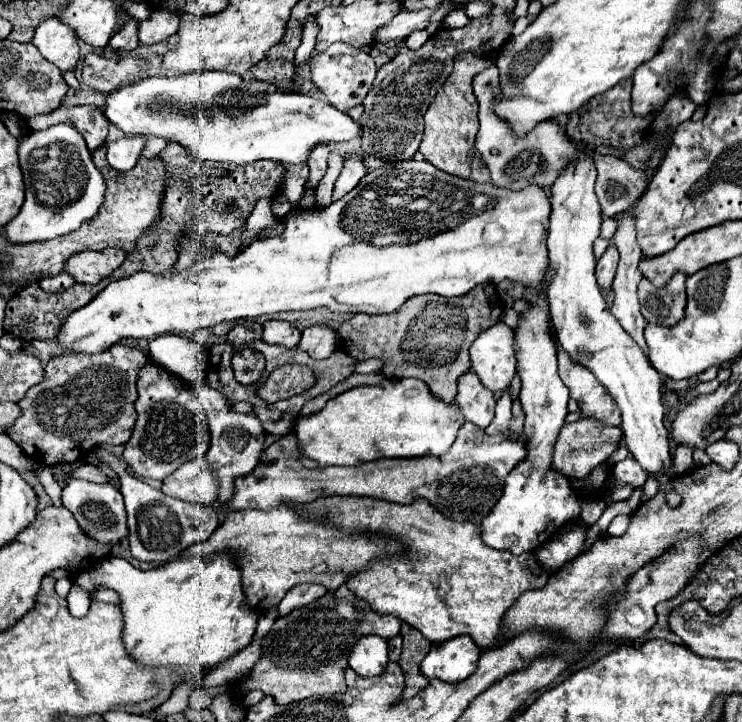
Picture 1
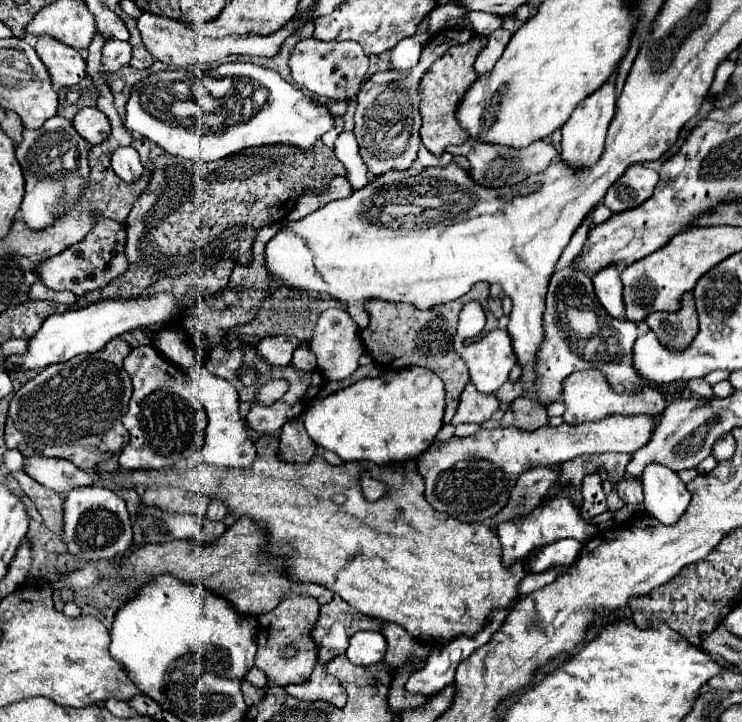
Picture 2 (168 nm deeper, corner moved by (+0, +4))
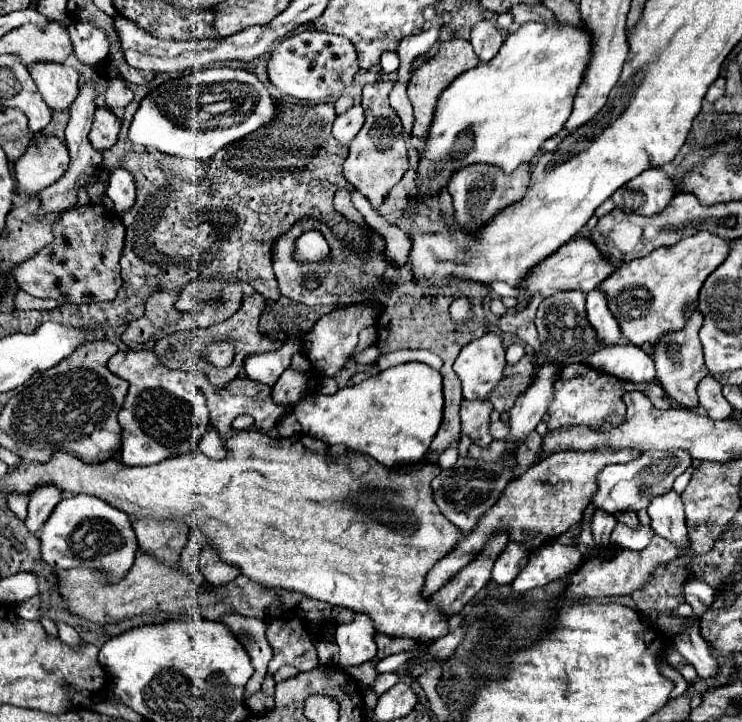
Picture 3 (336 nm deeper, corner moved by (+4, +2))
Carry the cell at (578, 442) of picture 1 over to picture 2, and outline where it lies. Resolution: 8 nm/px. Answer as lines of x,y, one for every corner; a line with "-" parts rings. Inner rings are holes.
540,466
540,468
532,468
530,472
520,474
512,490
510,502
504,506
504,510
500,510
494,516
490,528
496,530
498,522
510,520
518,514
528,514
542,500
542,496
550,490
550,486
554,486
556,480
560,480
560,472
556,472
556,468
558,466

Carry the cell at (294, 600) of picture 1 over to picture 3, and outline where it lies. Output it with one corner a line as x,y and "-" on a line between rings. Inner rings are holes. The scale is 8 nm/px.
274,620
268,624
266,636
274,650
274,658
268,664
268,674
262,682
264,694
274,694
274,672
282,664
292,664
298,670
314,670
320,666
306,624
284,624

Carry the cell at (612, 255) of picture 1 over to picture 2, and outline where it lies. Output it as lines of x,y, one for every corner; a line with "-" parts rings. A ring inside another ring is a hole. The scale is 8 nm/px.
602,268
592,278
594,292
600,304
606,308
610,316
624,318
624,300
622,300
622,284
620,284
620,268

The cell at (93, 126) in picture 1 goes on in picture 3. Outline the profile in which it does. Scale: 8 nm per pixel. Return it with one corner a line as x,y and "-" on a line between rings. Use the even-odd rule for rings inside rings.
106,106
96,108
94,124
92,124
92,130
88,134
92,146
96,150
100,150
100,152
112,148
116,144
116,140
118,140
120,126
122,126
122,122
116,118
116,114
112,110
108,110

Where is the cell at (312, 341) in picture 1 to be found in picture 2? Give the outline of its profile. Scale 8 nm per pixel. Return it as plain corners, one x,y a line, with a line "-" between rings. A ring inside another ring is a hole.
302,344
296,348
292,364
300,370
314,370
316,368
316,358
314,358
314,352
310,352
308,344

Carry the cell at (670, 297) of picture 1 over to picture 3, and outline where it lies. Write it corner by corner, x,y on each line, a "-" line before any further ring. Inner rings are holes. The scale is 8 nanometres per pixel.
694,312
694,316
688,320
684,330
664,334
652,350
652,356
656,362
656,380
666,390
668,398
672,398
674,402
678,402
684,408
698,406
696,388
698,388
700,380
708,374
708,368
704,366
704,358
702,358
702,344
698,338
702,322
704,322
704,316
700,312

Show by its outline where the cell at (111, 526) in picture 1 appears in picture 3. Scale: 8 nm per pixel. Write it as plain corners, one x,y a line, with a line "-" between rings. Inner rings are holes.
66,496
52,510
40,534
44,562
52,568
90,568
106,572
104,578
116,584
132,566
136,556
136,534
132,520
122,510
112,508
96,496

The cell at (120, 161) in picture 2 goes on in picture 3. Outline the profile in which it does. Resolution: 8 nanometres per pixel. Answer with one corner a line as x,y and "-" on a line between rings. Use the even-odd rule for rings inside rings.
116,168
110,174
110,186
108,186
108,198
114,202
114,210
118,214
128,212
134,206
134,198
136,198
136,186
134,186
134,178
130,172

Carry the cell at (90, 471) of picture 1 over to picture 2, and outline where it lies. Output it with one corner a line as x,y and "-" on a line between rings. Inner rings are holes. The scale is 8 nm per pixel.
26,458
26,474
54,488
58,494
70,492
74,486
94,484
94,476
82,468
76,468
68,460
50,460
50,458

